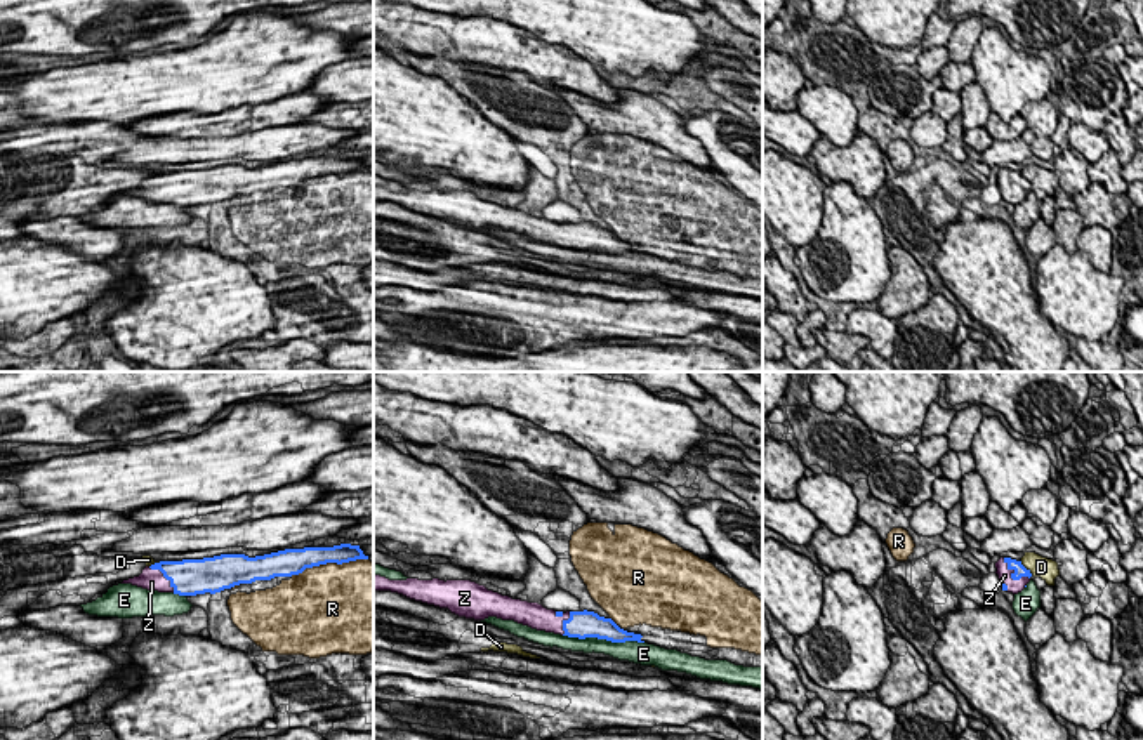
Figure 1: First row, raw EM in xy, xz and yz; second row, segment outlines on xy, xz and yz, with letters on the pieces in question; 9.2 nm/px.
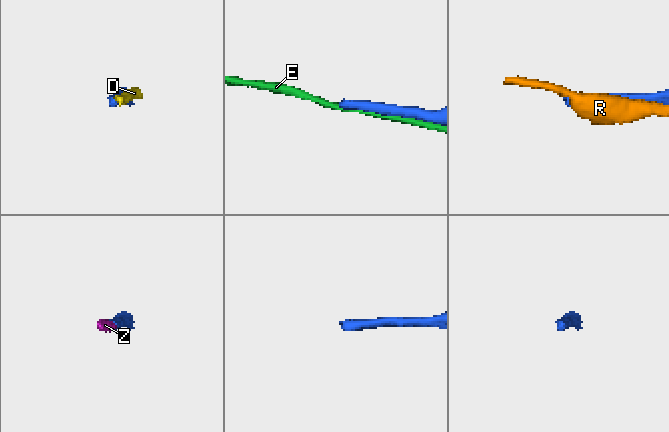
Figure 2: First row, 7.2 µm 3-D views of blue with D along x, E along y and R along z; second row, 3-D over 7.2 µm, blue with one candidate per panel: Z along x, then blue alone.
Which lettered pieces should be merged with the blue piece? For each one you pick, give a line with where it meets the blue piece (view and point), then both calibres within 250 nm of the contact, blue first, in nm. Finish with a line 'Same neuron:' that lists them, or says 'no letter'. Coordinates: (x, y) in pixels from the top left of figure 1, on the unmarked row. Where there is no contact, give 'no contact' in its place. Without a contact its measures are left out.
Z: meets blue in yz at (1011, 188); 120 nm thick on the blue side, 130 nm on the other
Same neuron: Z

